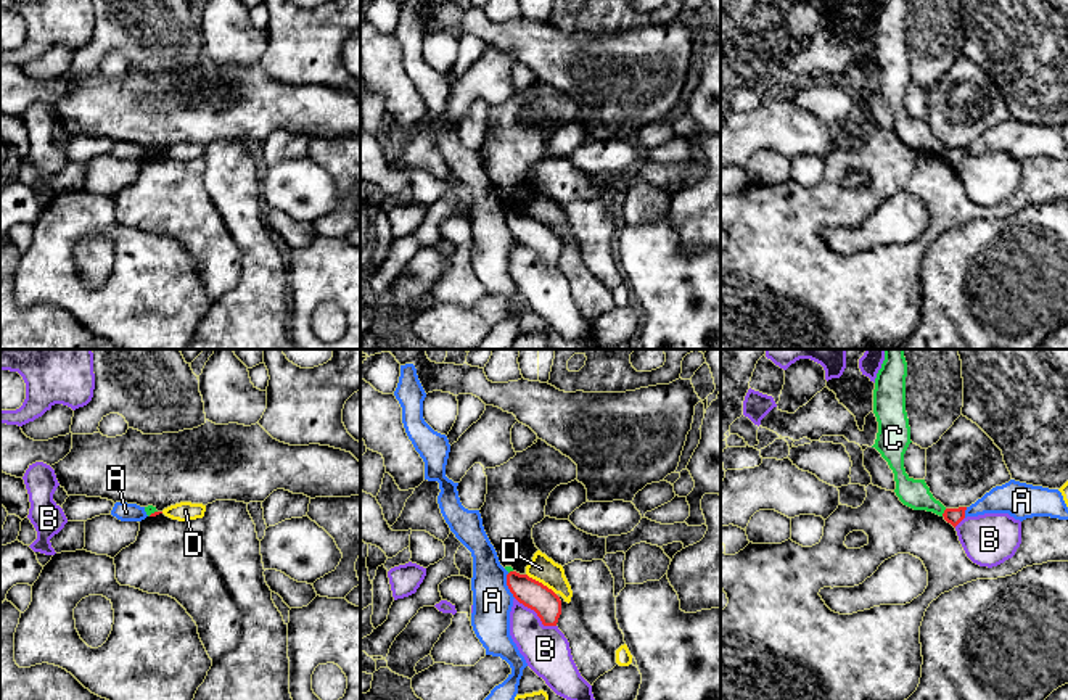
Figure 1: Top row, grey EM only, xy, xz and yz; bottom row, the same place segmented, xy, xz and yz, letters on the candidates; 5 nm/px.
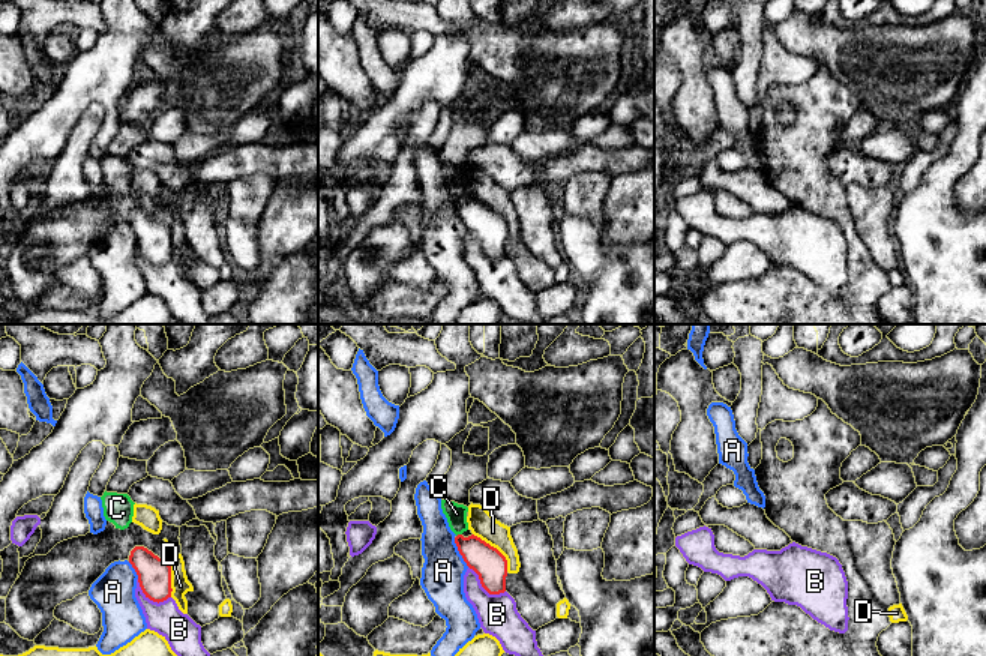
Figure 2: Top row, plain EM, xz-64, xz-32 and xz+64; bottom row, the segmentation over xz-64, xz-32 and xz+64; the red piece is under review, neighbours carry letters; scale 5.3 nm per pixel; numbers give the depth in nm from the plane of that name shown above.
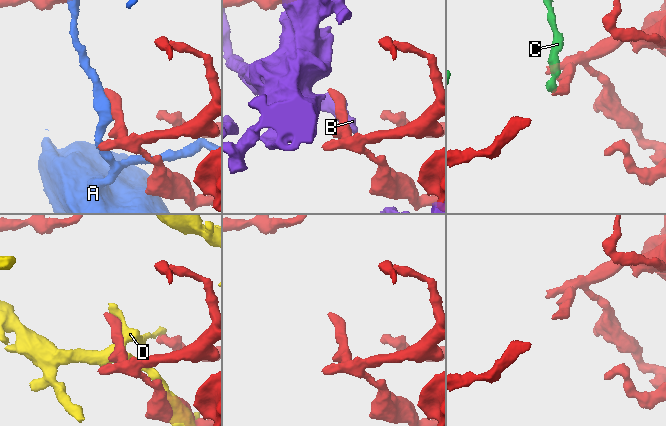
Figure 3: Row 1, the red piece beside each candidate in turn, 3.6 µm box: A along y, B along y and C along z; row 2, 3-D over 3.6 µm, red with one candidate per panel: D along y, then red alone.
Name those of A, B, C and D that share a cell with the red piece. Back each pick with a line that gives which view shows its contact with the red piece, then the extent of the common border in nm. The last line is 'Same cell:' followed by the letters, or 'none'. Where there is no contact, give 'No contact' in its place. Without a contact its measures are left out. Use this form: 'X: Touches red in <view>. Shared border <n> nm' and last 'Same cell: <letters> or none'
Same cell: none

